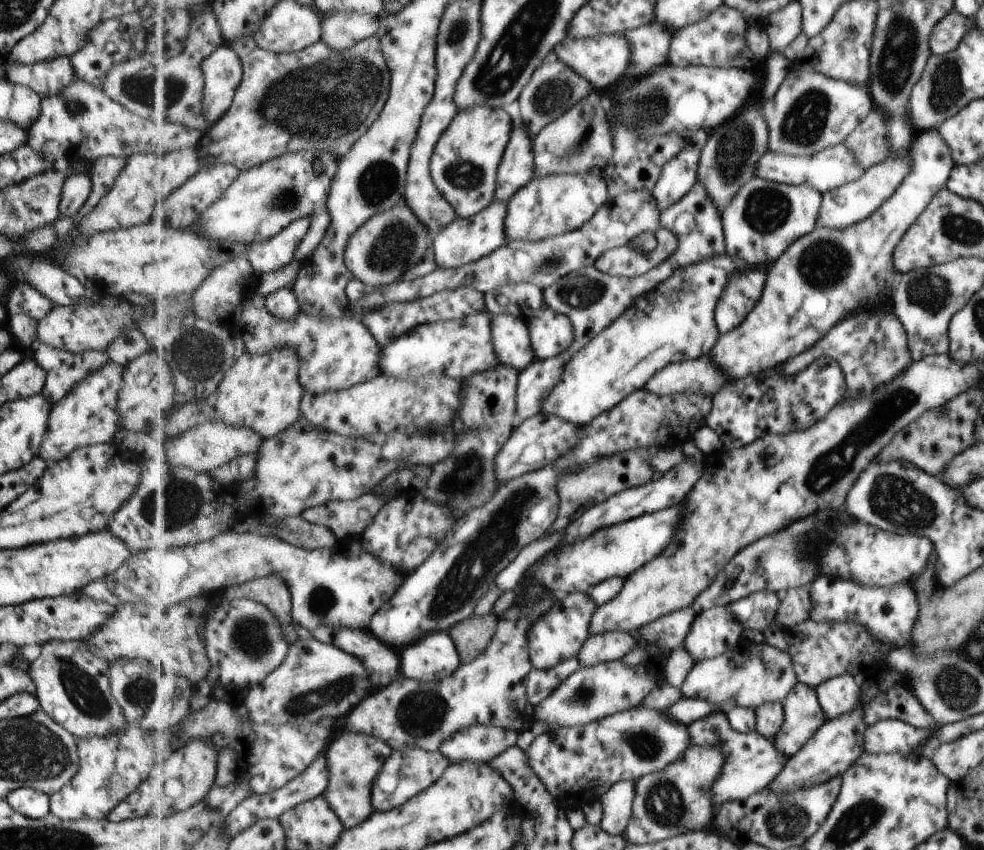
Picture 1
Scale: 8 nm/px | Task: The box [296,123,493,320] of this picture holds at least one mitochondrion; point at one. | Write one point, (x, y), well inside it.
(395, 244)

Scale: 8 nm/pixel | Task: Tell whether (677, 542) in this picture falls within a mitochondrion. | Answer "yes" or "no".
no

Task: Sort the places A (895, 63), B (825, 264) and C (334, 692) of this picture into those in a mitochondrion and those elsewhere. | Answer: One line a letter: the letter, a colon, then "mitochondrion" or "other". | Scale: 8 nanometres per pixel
A: mitochondrion
B: mitochondrion
C: mitochondrion

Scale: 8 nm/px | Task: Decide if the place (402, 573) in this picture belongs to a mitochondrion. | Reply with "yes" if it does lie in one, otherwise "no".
no

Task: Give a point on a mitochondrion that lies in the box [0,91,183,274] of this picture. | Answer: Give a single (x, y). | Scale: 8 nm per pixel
(74, 108)

